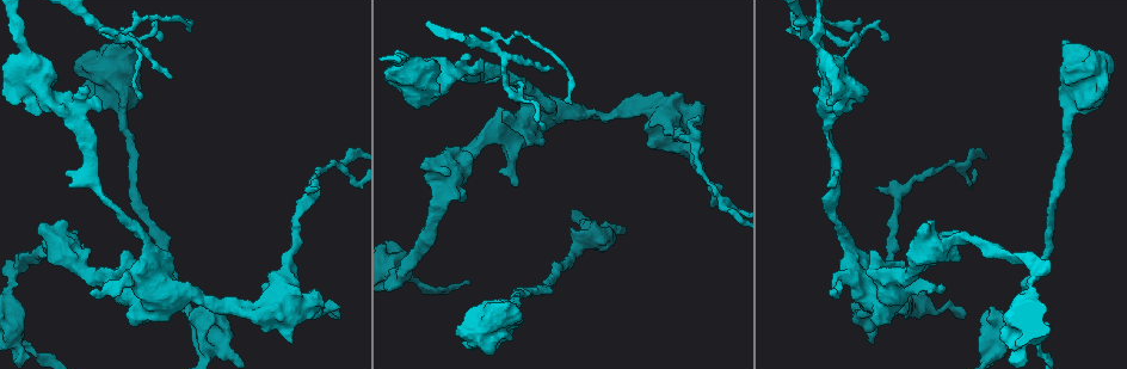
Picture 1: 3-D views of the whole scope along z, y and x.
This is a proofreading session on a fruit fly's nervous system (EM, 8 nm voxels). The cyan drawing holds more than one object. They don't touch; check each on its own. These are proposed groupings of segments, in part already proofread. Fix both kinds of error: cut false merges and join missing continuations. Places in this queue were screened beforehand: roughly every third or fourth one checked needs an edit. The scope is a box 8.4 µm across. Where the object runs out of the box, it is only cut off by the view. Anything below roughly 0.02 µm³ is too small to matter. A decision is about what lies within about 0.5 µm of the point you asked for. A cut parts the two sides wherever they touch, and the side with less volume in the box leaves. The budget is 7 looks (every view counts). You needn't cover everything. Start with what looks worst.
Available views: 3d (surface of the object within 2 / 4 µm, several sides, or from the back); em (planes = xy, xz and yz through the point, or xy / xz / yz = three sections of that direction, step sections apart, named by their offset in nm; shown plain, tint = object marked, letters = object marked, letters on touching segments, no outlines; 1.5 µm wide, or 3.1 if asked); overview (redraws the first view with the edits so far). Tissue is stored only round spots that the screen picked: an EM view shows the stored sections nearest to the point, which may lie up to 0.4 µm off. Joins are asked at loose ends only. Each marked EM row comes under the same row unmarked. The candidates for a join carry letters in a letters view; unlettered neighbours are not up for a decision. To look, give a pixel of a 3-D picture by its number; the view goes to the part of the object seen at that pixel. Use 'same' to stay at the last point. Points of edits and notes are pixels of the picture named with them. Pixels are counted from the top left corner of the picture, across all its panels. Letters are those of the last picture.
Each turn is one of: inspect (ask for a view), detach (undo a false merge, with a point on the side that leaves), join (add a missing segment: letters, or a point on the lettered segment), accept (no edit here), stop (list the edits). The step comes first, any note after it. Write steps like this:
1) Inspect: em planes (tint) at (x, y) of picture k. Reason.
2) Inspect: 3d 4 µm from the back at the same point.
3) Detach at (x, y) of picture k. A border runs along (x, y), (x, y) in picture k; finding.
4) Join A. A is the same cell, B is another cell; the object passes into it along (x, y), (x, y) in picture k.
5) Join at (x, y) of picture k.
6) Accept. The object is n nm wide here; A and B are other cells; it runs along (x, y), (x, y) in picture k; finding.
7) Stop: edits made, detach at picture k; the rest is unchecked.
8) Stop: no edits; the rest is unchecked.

Inspect: 3d 2 µm at (545, 140) of picture 1. Branch stops here.

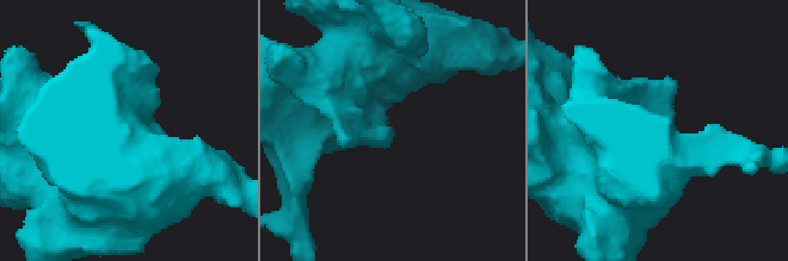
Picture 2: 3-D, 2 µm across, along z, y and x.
Inspect: em planes (letters) at (392, 138) of picture 2. Need the tissue.

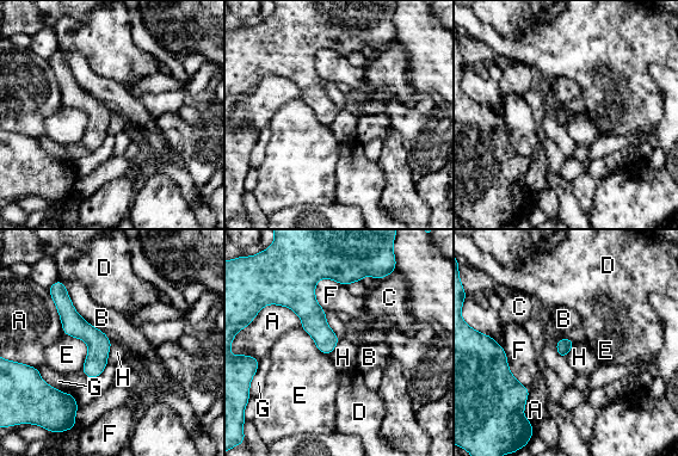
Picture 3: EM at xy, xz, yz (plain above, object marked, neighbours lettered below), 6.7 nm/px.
Accept. A, B, C, D, E, F, G and H are other cells; a border runs along (112, 342), (106, 363) in picture 3; none of them fits.

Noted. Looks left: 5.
Inspect: em planes (tint) at (423, 165) of picture 1. Branch stops here.

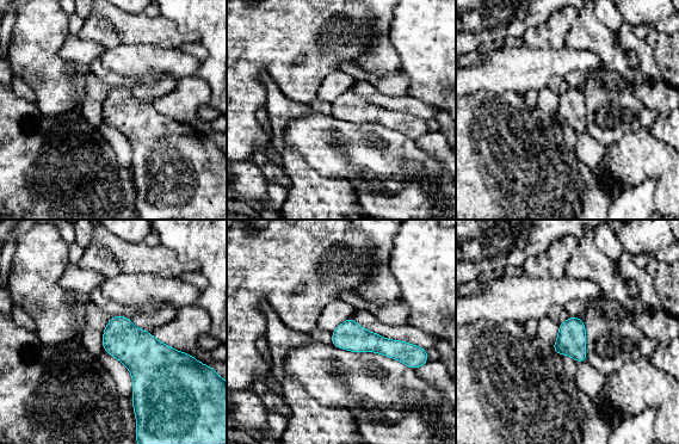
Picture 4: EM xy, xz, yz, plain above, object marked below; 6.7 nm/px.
Inspect: em planes (letters) at the same point. See the neighbours.

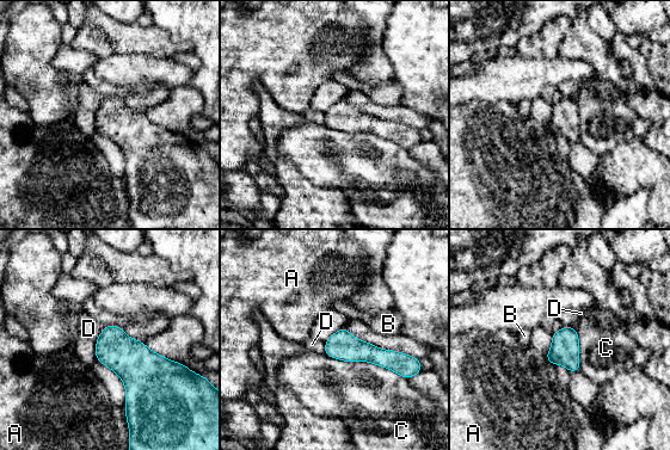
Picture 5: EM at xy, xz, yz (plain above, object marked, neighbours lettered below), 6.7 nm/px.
Accept. A, B, C and D are other cells; it runs along (327, 344), (380, 357), (405, 357) in picture 5; none of them fits.

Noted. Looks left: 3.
Inspect: em planes (tint) at (143, 98) of picture 1. Thin end.

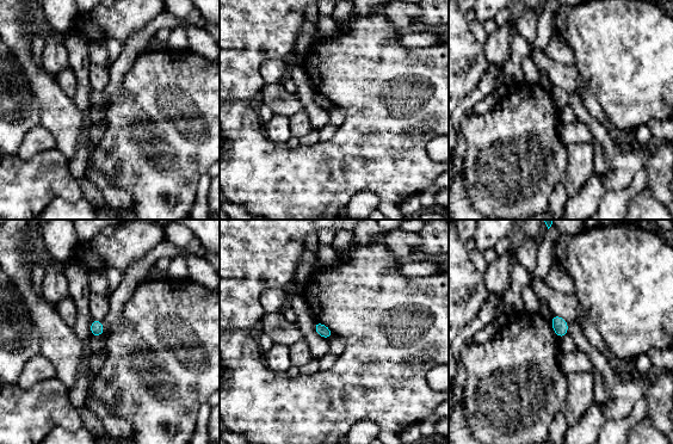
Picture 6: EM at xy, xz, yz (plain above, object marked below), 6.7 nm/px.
Inspect: em planes (letters) at the same point. What lies round it.

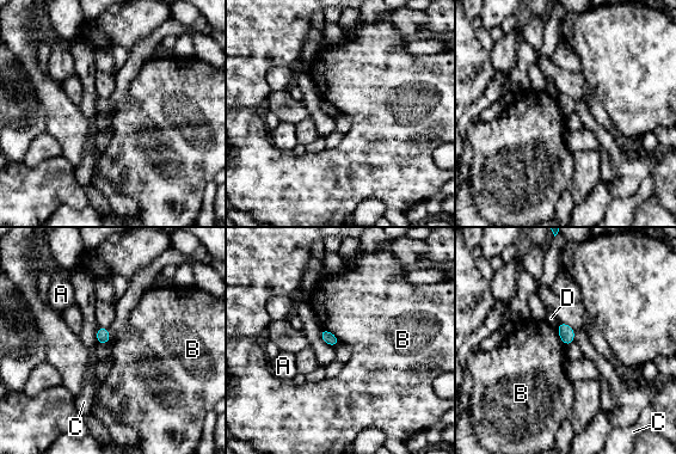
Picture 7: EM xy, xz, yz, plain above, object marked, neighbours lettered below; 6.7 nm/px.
Accept. The longest contact is with B, 160 nm; A, B, C and D are other cells; none of them fits.

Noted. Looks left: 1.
Stop: no edits; the rest is unchecked.

